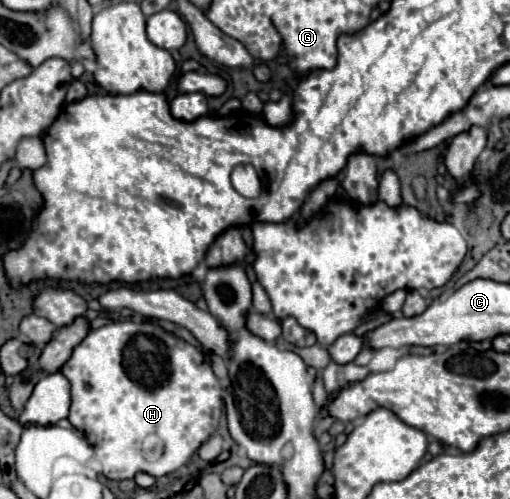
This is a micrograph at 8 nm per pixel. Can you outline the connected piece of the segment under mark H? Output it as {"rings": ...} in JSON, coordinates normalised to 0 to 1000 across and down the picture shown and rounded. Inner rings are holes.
{"rings":[[[212,645],[176,661],[141,701],[141,713],[118,745],[137,762],[141,810],[133,842],[169,874],[184,902],[184,922],[212,962],[263,958],[271,946],[286,946],[302,958],[337,950],[412,878],[435,834],[435,782],[412,737],[412,717],[294,645]]]}

